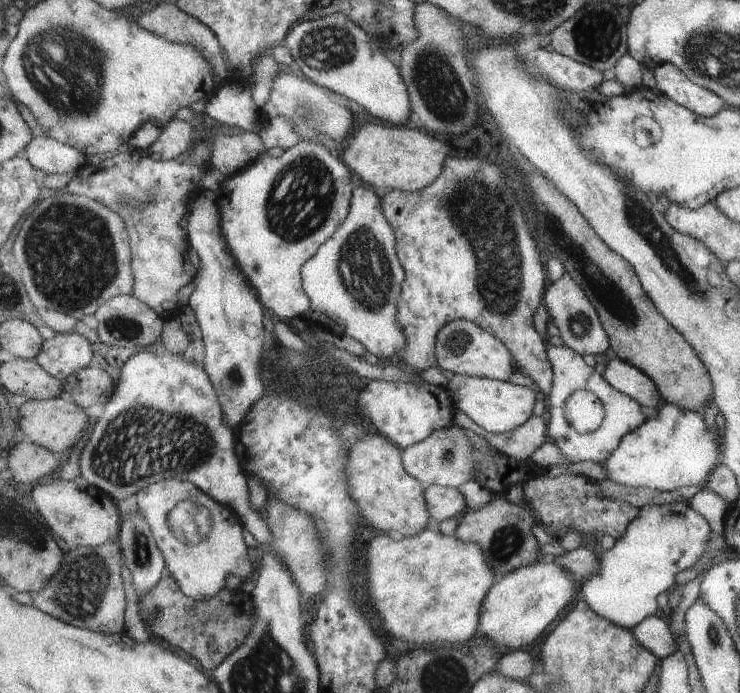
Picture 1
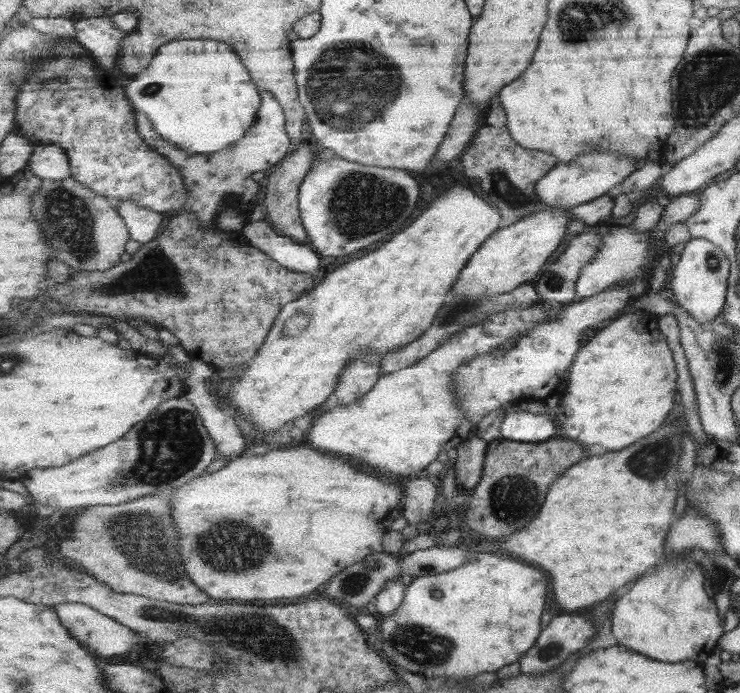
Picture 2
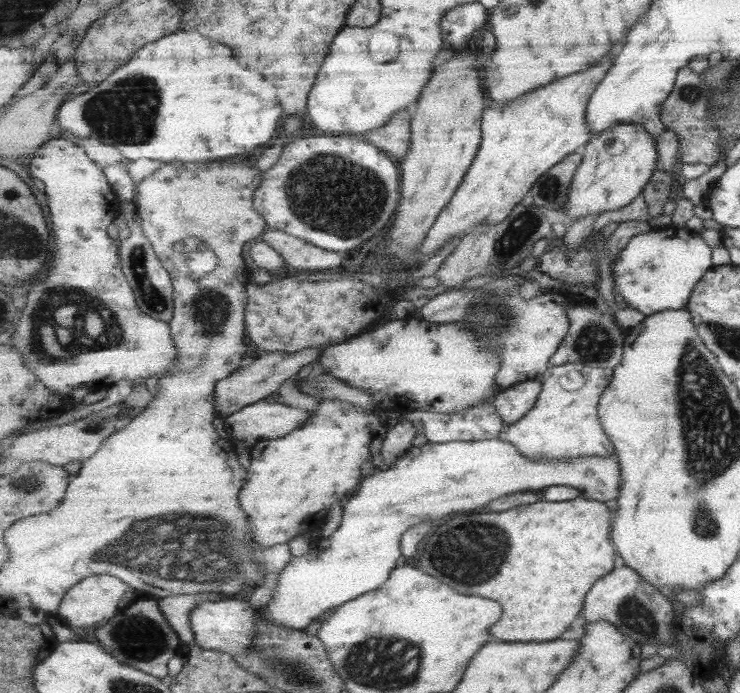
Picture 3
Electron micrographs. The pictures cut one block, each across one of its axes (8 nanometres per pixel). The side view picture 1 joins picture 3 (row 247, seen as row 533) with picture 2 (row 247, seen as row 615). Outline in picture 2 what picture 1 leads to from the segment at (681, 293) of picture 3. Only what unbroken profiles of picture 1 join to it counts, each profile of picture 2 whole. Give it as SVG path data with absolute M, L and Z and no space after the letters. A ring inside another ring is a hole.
M605 224L601 229L601 249L595 253L595 257L581 268L579 280L576 282L576 294L581 298L597 296L614 287L627 287L631 280L641 278L645 268L653 264L655 249L649 244L647 232L641 233L631 227Z

